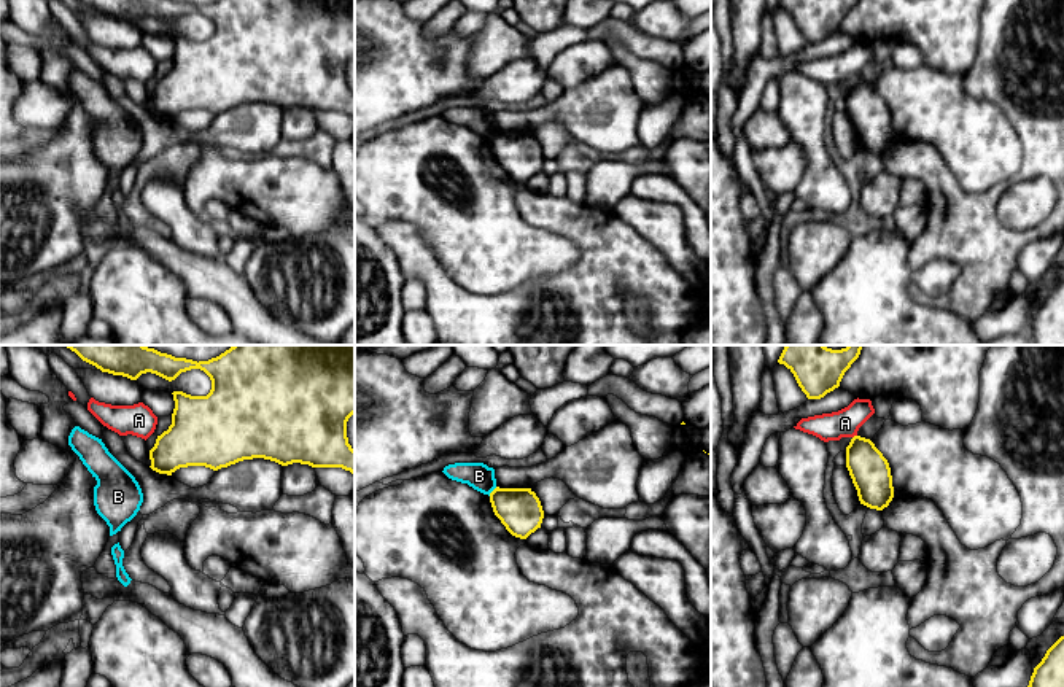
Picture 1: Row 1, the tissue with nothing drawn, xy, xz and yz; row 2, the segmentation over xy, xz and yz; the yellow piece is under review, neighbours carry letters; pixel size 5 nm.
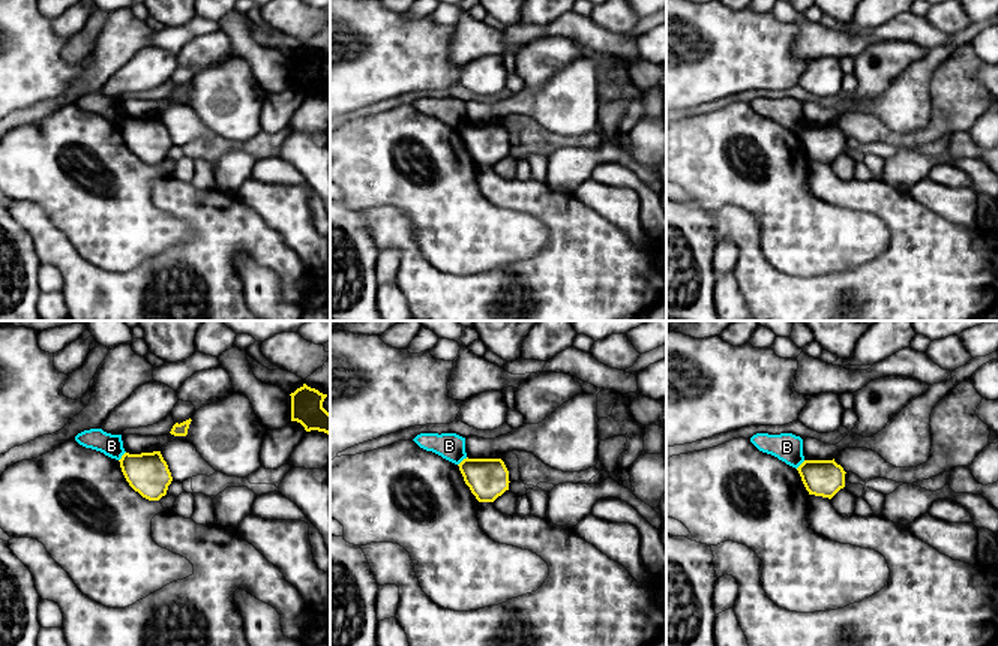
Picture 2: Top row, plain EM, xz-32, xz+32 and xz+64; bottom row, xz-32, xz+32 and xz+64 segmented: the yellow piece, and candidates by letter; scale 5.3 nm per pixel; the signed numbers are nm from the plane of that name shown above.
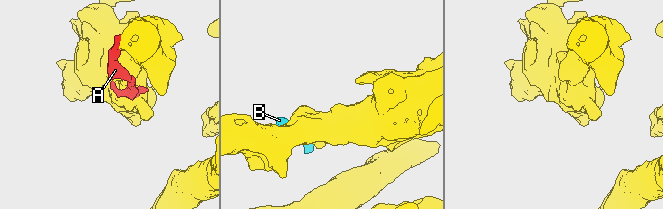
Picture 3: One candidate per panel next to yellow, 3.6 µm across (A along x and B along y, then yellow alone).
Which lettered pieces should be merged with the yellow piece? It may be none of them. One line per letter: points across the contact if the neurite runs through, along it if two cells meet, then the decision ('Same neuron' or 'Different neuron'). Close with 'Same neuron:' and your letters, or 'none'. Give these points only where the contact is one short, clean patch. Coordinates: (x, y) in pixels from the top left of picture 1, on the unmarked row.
A: Different neuron
B: Boundary: xz (497, 131), (489, 139). Different neuron
Same neuron: none

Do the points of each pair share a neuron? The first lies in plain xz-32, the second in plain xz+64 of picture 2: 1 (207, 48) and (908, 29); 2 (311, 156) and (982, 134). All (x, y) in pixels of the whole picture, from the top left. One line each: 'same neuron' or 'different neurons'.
1: different neurons
2: same neuron

